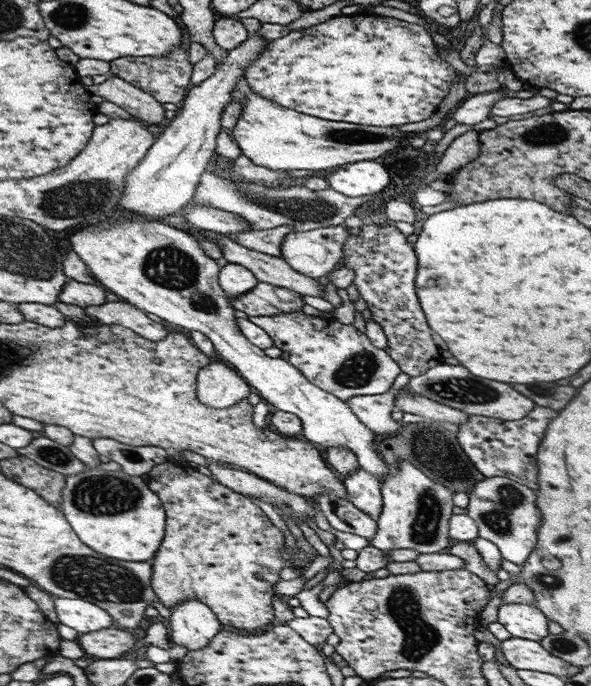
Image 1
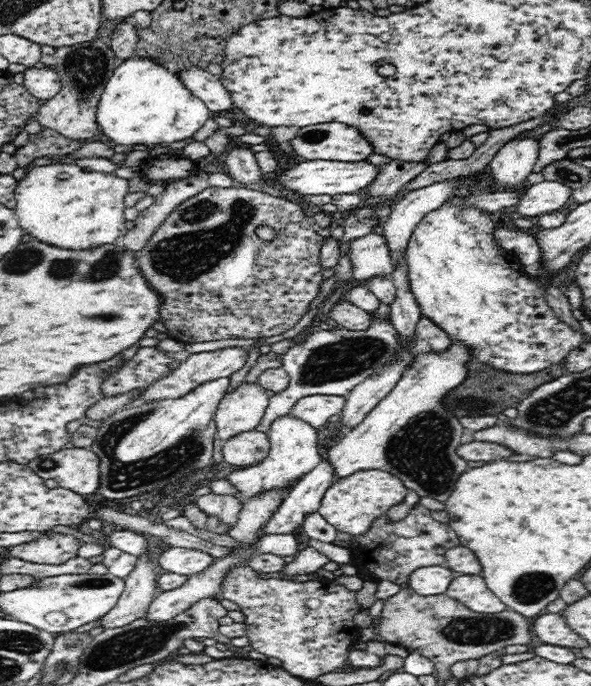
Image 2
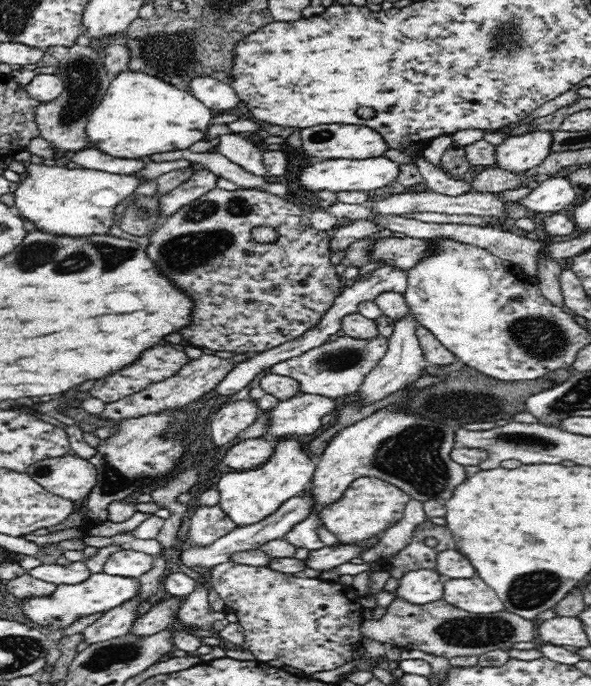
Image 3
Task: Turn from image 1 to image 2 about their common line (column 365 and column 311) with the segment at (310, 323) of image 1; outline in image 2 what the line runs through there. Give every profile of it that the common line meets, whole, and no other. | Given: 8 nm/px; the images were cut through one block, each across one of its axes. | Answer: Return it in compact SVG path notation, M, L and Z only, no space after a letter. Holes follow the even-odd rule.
M370 311L369 315L372 324L368 330L357 332L338 325L333 330L316 330L314 334L307 336L306 342L292 345L282 356L281 364L282 369L289 374L289 385L286 390L269 398L264 418L254 429L267 433L274 419L288 415L295 403L306 396L346 396L370 374L382 368L390 358L398 358L398 350L406 350L406 347L400 345L403 338L399 336L391 320L380 320L375 311Z

